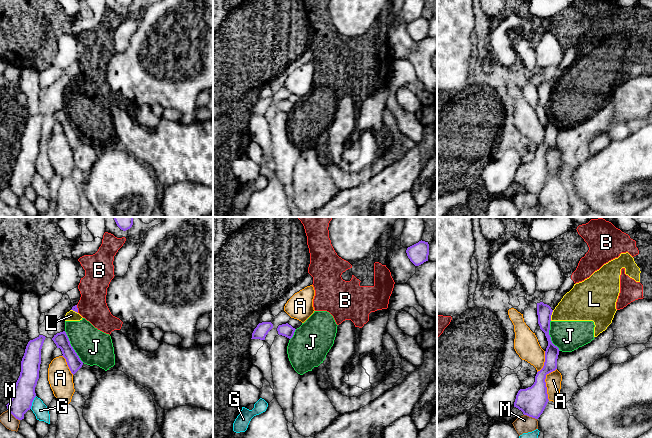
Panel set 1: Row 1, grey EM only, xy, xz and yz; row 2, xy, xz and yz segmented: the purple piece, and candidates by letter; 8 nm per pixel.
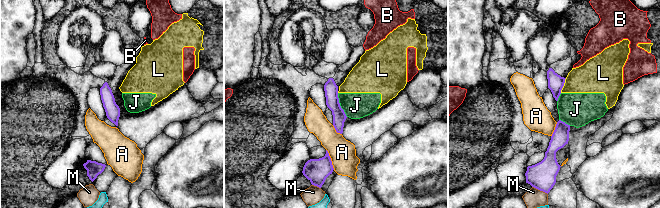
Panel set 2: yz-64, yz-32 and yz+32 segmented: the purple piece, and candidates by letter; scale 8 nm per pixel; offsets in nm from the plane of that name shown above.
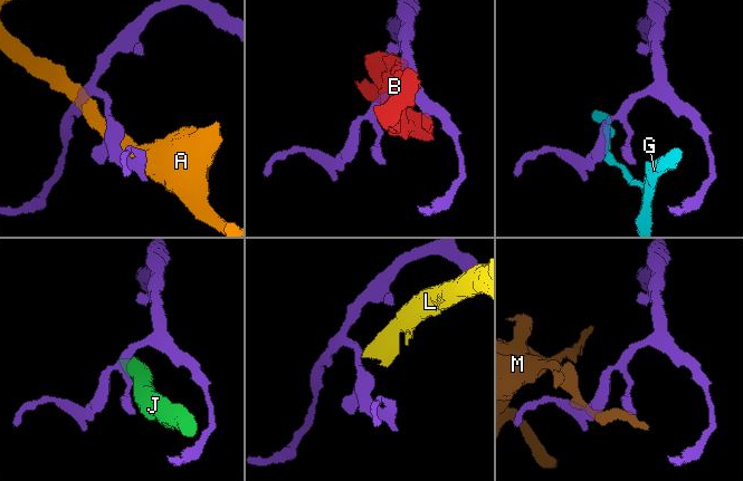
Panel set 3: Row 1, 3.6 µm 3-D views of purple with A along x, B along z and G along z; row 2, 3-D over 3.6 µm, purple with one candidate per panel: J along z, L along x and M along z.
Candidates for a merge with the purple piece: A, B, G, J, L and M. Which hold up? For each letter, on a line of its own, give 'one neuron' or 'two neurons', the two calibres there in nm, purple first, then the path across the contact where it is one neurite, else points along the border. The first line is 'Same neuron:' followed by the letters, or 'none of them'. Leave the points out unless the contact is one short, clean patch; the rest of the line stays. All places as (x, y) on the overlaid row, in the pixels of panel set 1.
Same neuron: none of them
A: two neurons; 220 nm thick on the purple side, 130 nm on the other
B: two neurons; 50 nm thick on the purple side, 240 nm on the other
G: two neurons; 180 nm thick on the purple side, 120 nm on the other
J: two neurons; 120 nm thick on the purple side, 280 nm on the other; border along xy (64, 331), (70, 345), (83, 362)
L: two neurons; 120 nm thick on the purple side, 280 nm on the other; border along yz (553, 310), (550, 320)
M: two neurons; 220 nm thick on the purple side, 140 nm on the other

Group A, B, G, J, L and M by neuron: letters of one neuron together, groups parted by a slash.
A / B J L / G / M

